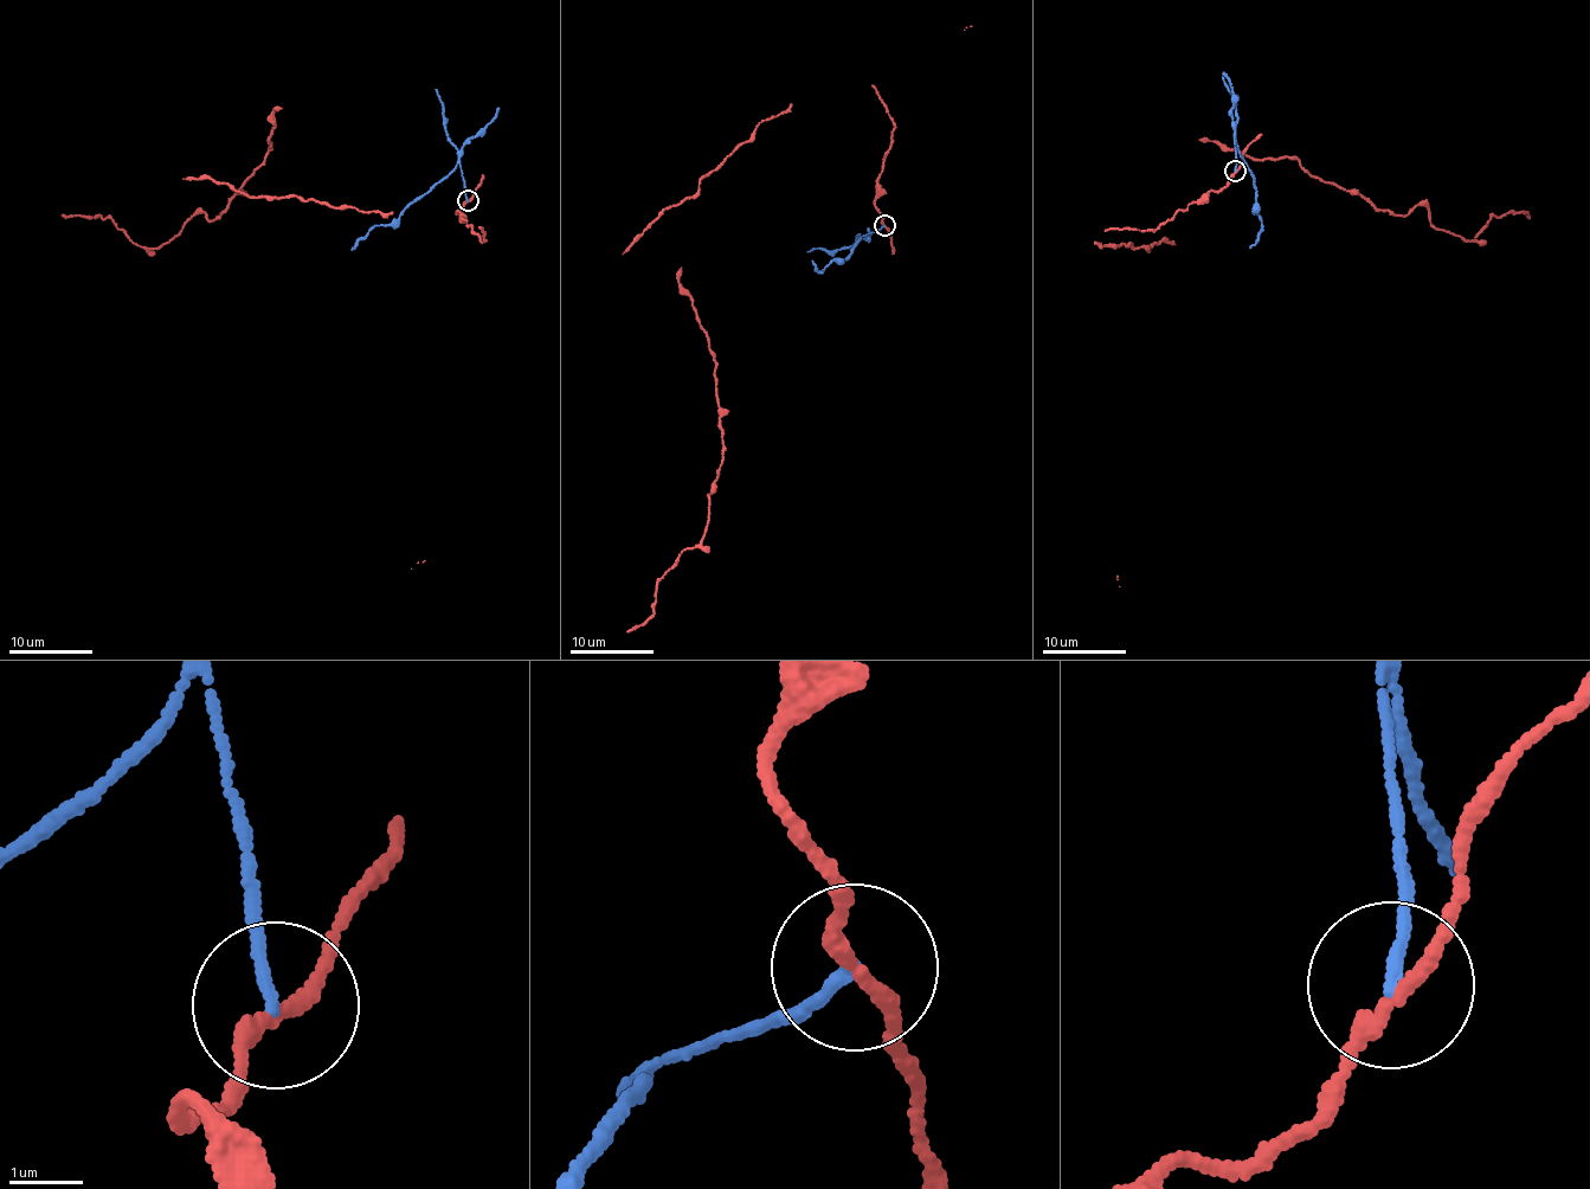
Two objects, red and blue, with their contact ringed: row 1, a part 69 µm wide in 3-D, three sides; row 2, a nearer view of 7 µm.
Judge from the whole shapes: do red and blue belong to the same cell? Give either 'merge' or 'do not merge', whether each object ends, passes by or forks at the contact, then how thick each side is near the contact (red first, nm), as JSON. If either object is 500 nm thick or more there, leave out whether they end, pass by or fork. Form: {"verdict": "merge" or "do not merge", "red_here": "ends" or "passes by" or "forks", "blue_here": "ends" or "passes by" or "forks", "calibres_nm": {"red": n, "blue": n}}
{"verdict": "do not merge", "red_here": "passes by", "blue_here": "ends", "calibres_nm": {"red": 200, "blue": 140}}

